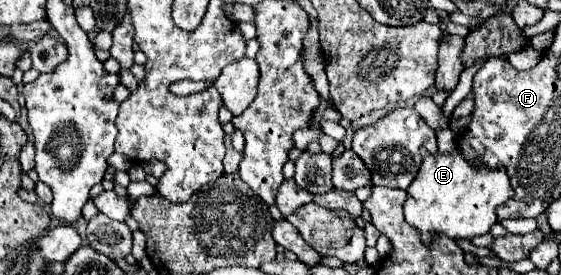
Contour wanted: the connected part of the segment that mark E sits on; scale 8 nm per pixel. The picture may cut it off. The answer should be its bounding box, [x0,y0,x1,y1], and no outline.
[404,149,514,245]

